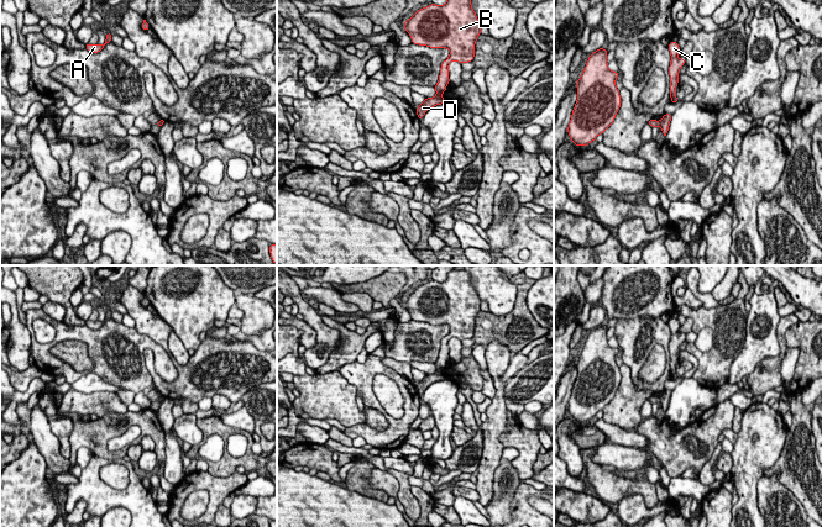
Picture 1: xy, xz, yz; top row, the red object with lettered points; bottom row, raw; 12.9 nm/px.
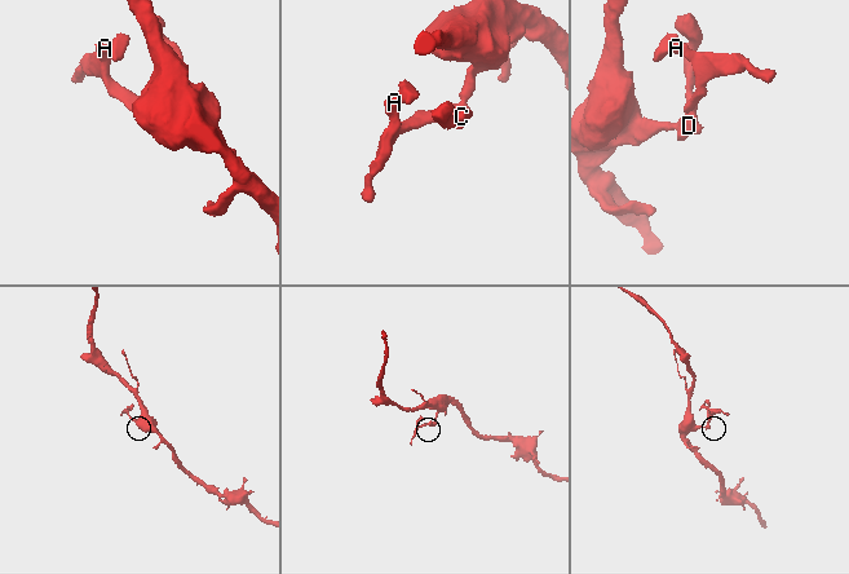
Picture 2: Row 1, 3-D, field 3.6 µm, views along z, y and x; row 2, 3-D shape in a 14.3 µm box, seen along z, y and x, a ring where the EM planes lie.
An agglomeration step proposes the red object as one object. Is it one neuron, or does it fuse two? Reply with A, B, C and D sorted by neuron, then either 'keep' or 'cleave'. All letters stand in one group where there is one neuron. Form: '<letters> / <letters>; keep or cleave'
A C D / B; cleave

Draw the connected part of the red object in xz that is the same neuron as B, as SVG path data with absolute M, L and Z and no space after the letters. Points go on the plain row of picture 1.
M451 270L445 281L430 280L405 296L403 305L410 311L412 320L430 325L447 325L450 332L441 339L436 371L443 371L452 337L468 339L475 333L475 320L481 311L481 300L471 283L471 274Z

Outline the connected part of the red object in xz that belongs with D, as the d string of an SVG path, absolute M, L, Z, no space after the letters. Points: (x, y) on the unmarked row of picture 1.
M436 371L434 374L426 374L418 384L417 384L417 391L419 394L419 396L423 395L423 392L425 391L425 389L431 385L433 383L436 381L441 381L445 380L445 376L443 375L443 373Z

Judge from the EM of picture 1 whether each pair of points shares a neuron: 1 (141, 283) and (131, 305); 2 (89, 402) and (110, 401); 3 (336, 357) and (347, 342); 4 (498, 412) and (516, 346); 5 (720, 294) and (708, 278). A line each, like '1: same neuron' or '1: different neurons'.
1: different neurons
2: same neuron
3: same neuron
4: different neurons
5: different neurons

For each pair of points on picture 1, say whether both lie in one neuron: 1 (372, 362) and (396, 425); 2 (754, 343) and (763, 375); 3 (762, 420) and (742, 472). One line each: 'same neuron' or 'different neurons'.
1: same neuron
2: different neurons
3: same neuron

